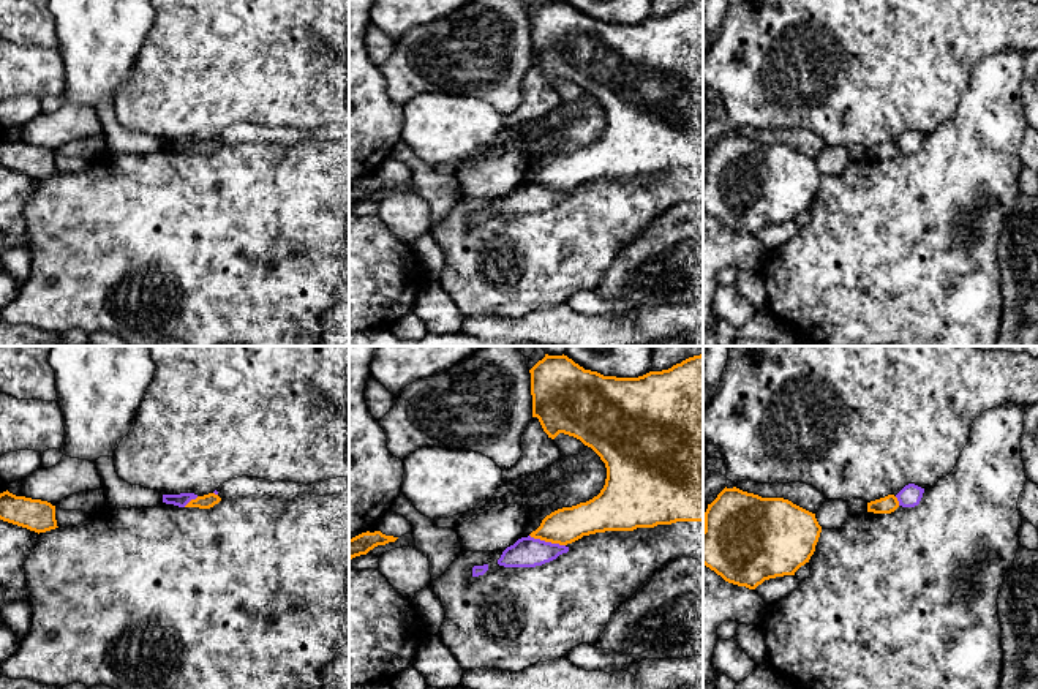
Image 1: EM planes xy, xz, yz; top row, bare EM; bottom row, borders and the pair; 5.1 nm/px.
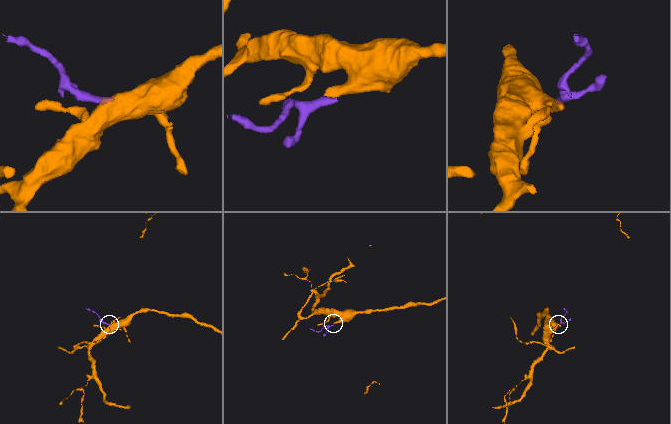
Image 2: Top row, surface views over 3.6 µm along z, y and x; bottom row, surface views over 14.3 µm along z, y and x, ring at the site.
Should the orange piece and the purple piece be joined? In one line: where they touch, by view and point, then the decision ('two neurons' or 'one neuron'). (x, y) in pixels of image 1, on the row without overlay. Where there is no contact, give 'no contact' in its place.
contact xz (547, 187); two neurons

